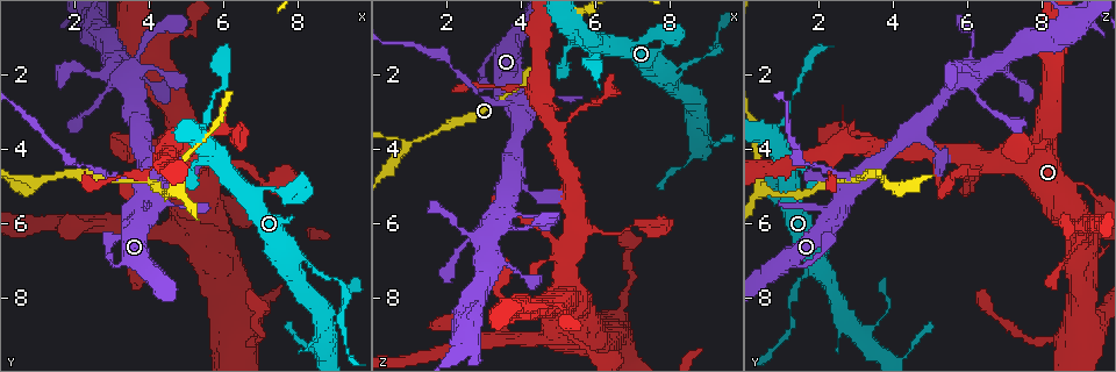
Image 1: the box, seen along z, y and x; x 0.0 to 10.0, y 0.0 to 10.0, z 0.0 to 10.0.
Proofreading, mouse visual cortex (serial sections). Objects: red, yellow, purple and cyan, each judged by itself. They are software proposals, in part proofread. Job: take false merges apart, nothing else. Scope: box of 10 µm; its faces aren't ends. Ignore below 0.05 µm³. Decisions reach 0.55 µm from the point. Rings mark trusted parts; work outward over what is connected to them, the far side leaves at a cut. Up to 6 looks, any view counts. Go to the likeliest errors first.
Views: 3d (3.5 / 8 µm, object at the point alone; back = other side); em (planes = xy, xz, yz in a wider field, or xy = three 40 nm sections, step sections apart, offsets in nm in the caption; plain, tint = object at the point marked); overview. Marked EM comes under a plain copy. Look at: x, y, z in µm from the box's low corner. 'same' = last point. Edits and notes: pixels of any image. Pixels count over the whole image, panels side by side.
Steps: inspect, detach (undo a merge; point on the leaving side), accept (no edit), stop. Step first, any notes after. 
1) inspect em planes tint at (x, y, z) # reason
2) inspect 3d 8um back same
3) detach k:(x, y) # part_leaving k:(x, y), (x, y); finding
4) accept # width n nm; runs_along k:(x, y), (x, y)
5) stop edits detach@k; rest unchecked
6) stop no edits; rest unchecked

inspect 3d 3.5um at (2.90, 4.70, 2.50) # thin neck

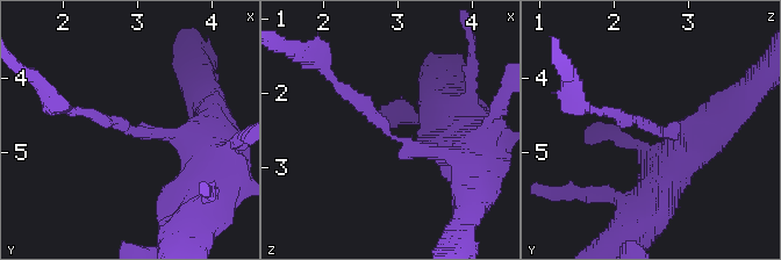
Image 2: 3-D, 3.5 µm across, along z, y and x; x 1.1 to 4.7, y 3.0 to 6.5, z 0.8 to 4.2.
inspect em planes tint at (2.85, 4.65, 2.55) # arm_widths 150, 200 nm; shape alone is not enough

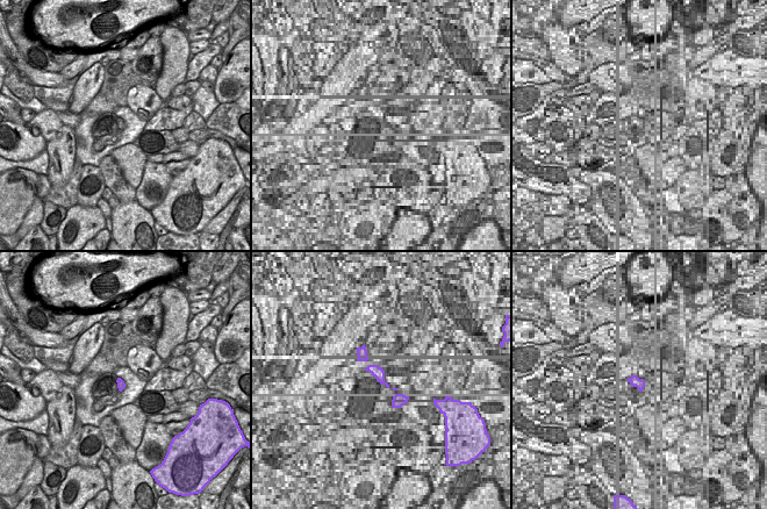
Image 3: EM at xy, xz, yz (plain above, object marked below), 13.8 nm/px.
accept # runs_along 2:(468, 163), (412, 150), (334, 79); continuous, no second cell

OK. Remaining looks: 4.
inspect 3d 3.5um at (8.00, 6.90, 1.85) # two arms in line, one across

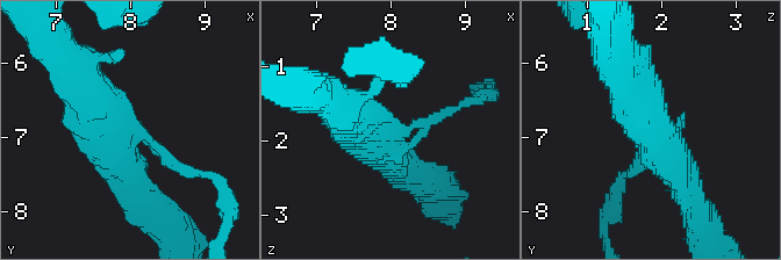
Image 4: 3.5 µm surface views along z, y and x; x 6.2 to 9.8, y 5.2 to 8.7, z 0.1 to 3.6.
inspect em xy step 2 tint at (8.00, 6.90, 1.95) # arms 3; arm_widths 150, 450, 500 nm; now the EM

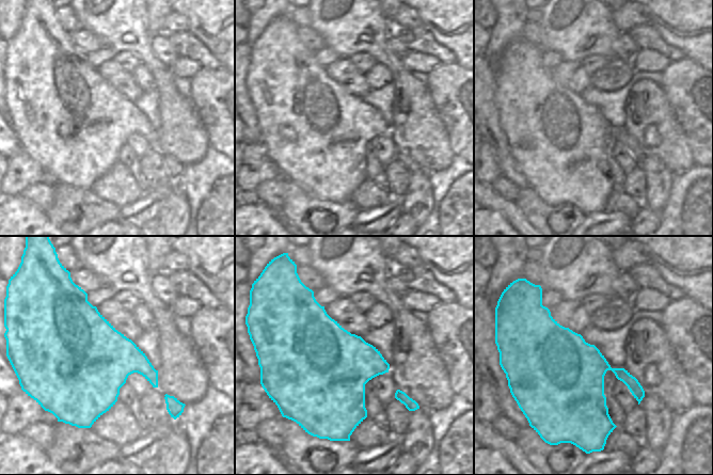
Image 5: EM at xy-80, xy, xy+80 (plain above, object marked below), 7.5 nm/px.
detach 4:(184, 172) # part_leaving 4:(153, 143), (179, 168), (212, 175), (229, 210); two cells meet here

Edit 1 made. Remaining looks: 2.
stop edits detach@4; rest unchecked

